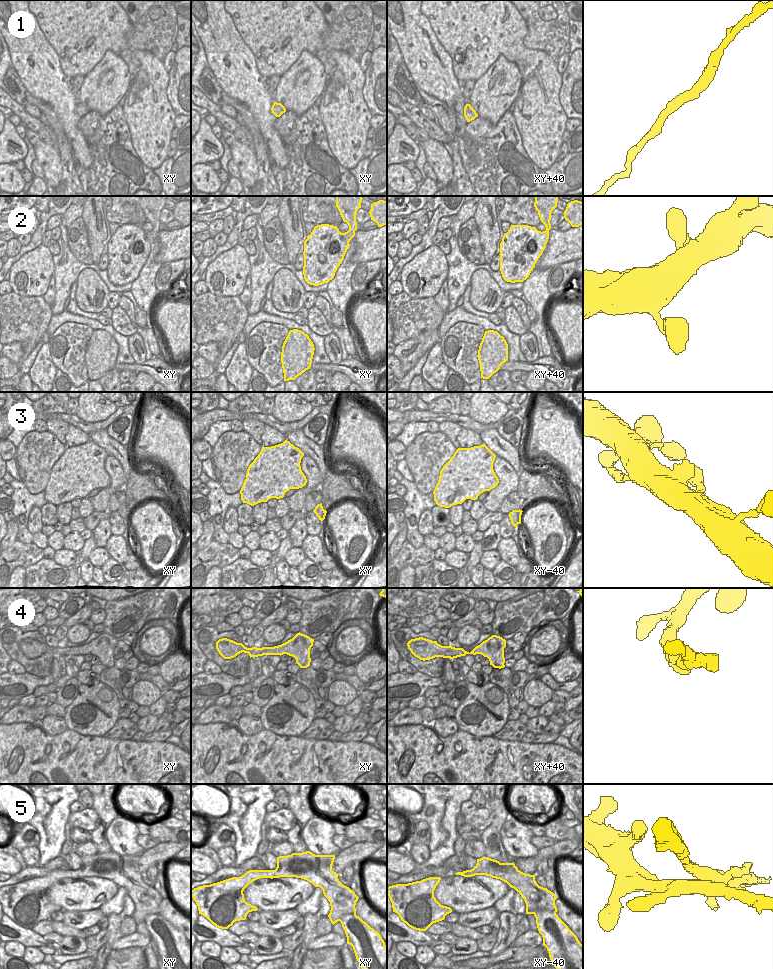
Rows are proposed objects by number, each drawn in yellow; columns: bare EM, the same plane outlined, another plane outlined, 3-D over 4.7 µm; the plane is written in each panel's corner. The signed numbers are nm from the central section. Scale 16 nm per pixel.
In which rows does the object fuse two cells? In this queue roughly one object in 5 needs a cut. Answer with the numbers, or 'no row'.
5

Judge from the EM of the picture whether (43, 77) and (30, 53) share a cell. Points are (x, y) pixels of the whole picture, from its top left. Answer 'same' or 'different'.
same

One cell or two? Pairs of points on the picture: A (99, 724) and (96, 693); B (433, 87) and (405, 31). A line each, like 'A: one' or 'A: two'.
A: one
B: one

